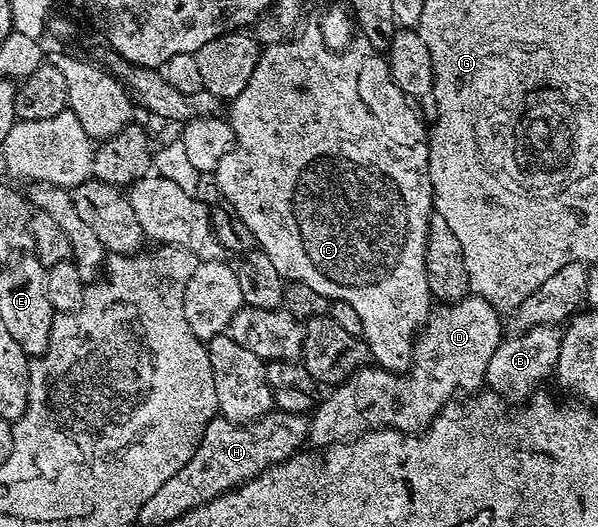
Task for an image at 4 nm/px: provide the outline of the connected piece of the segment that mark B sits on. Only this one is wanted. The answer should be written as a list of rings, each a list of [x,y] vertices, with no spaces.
[[[556,324],[532,325],[524,328],[521,334],[513,337],[506,336],[493,353],[493,358],[486,368],[484,382],[492,391],[500,396],[528,398],[547,377],[552,376],[555,370],[557,358],[560,354],[563,329]]]

